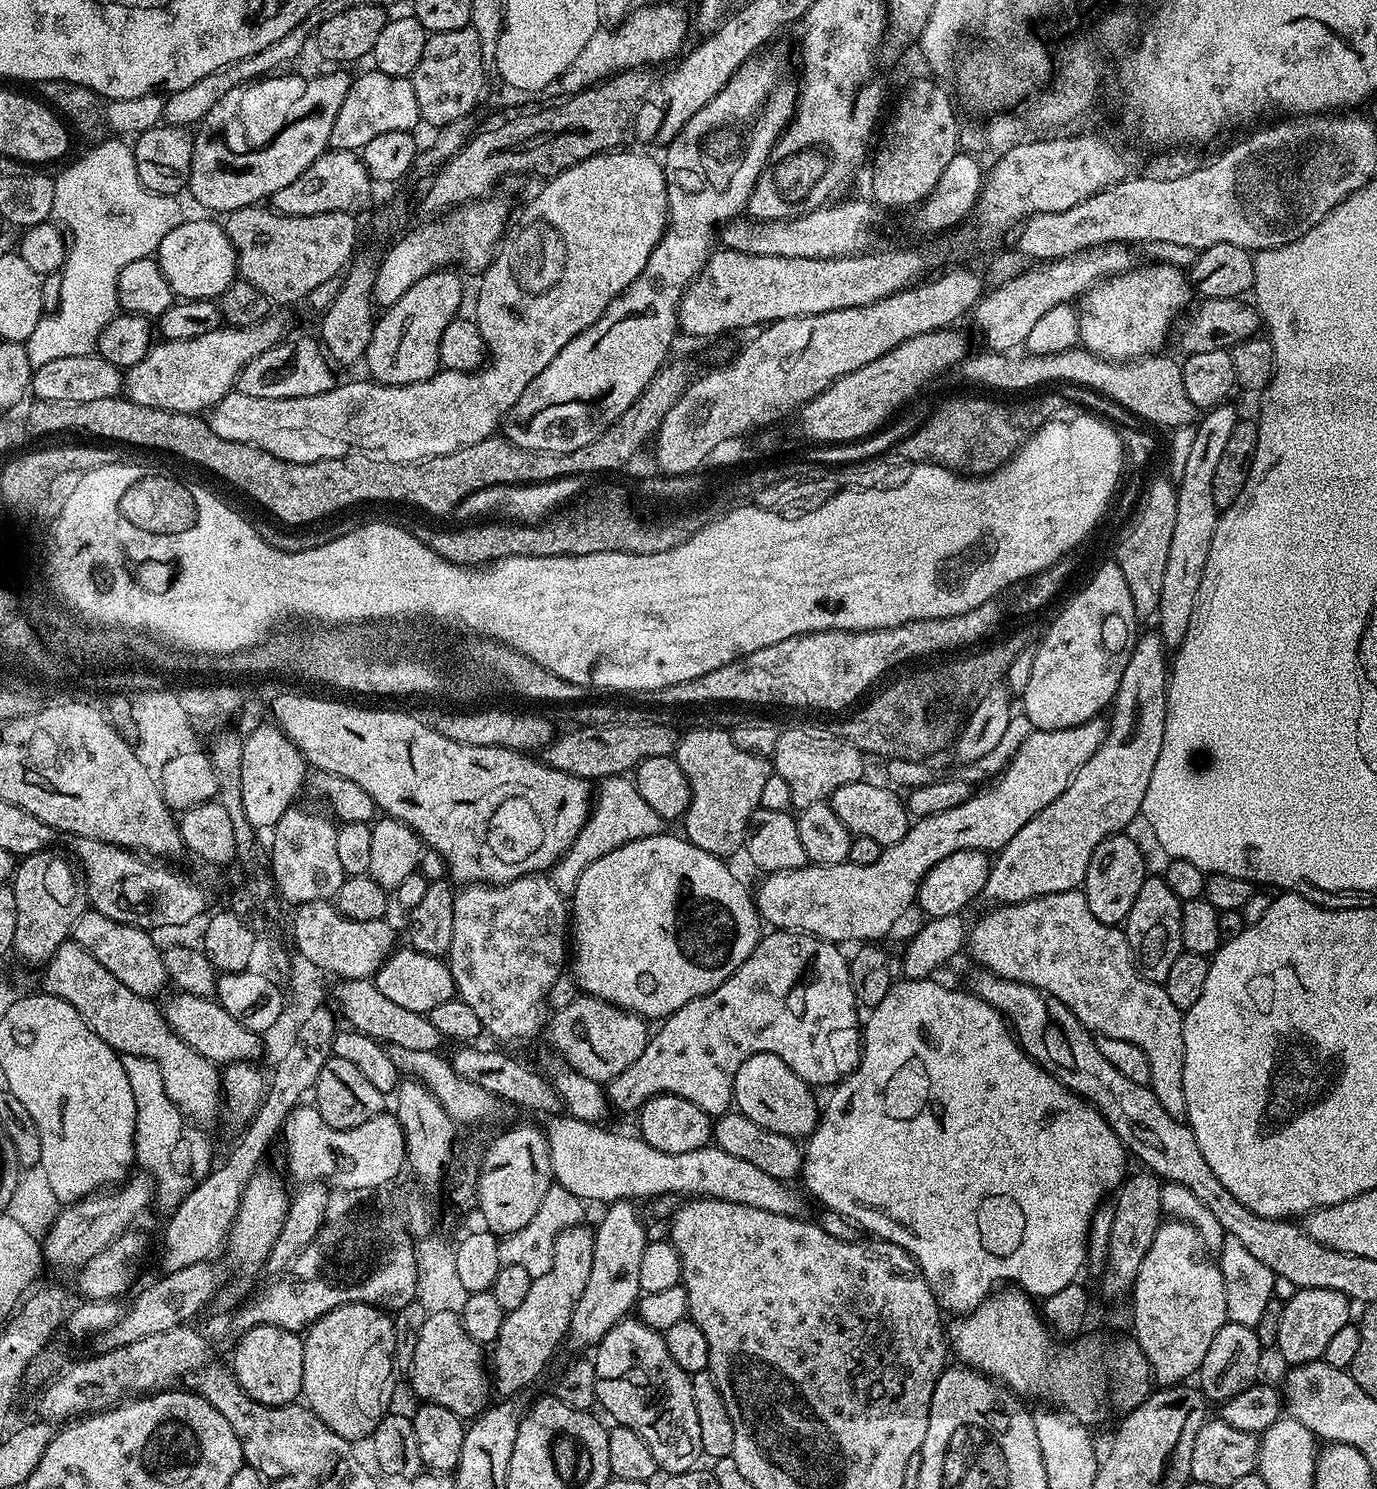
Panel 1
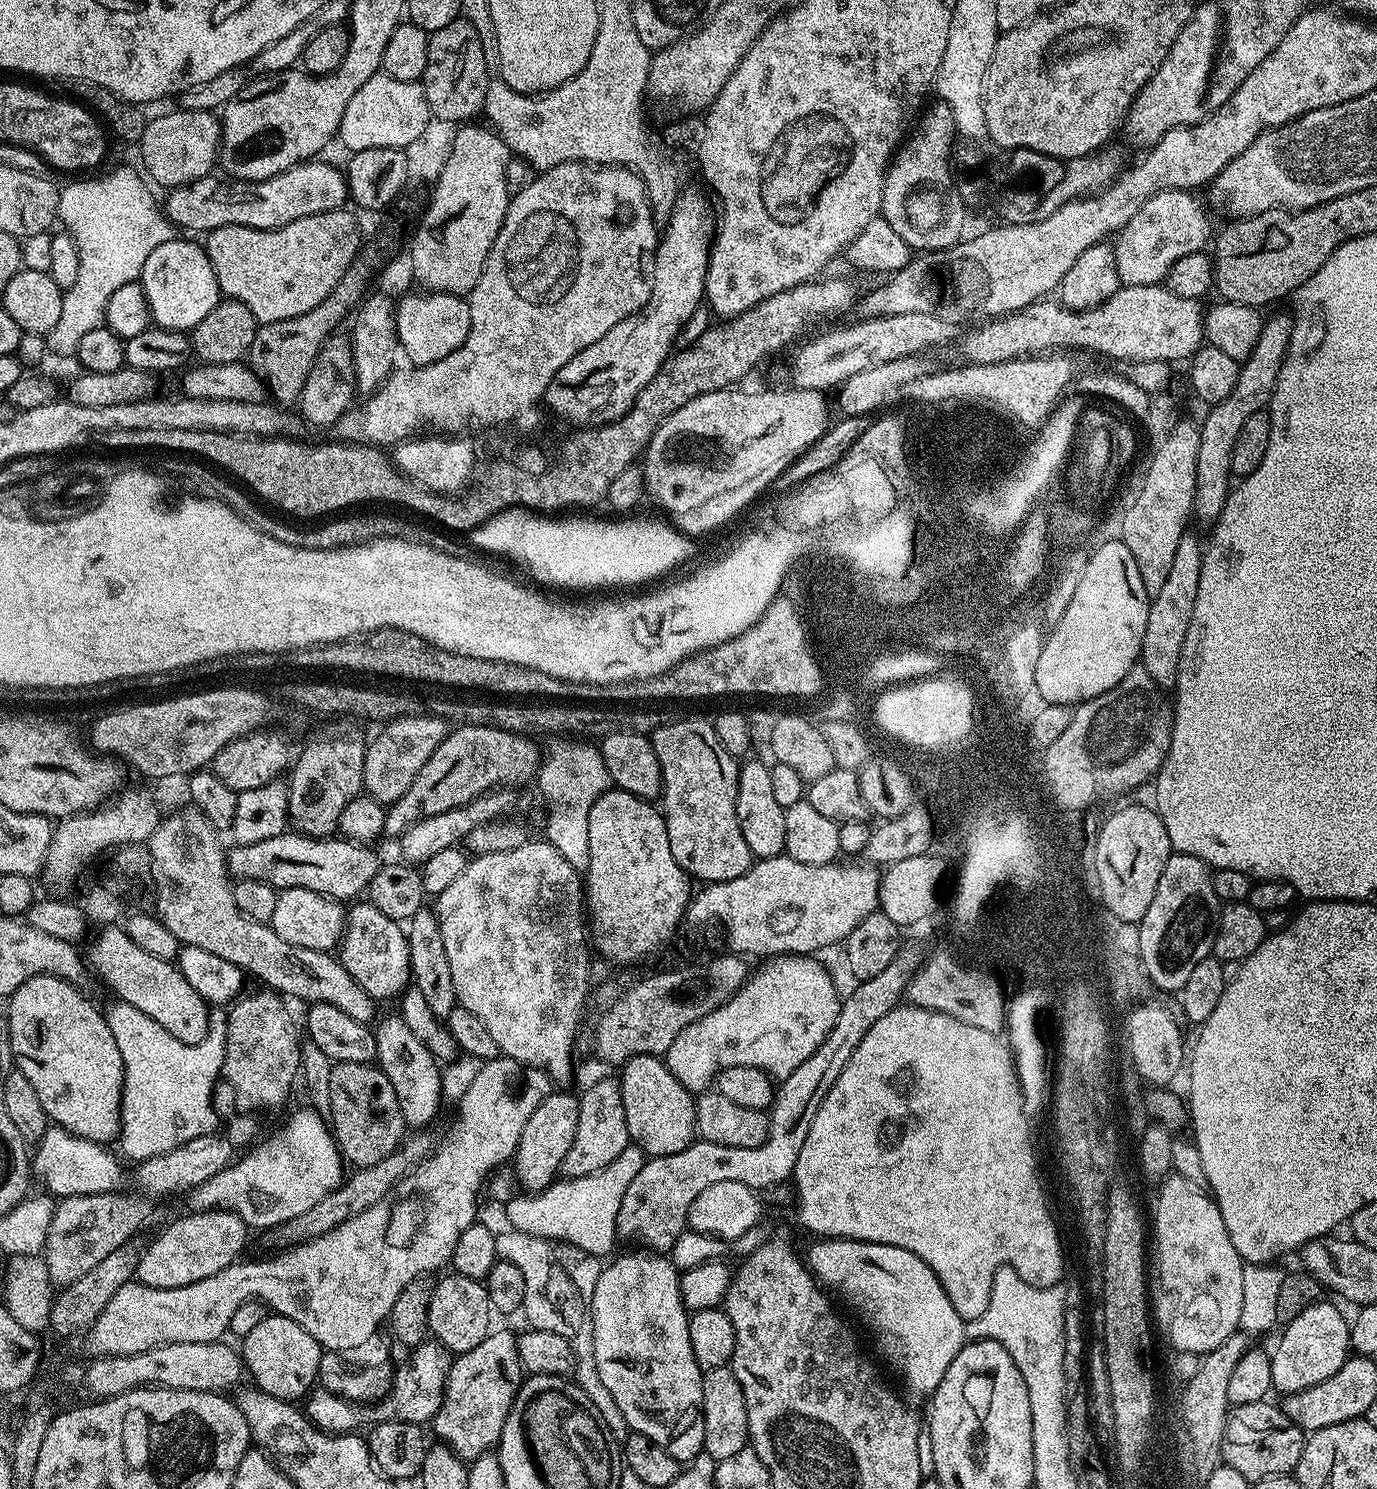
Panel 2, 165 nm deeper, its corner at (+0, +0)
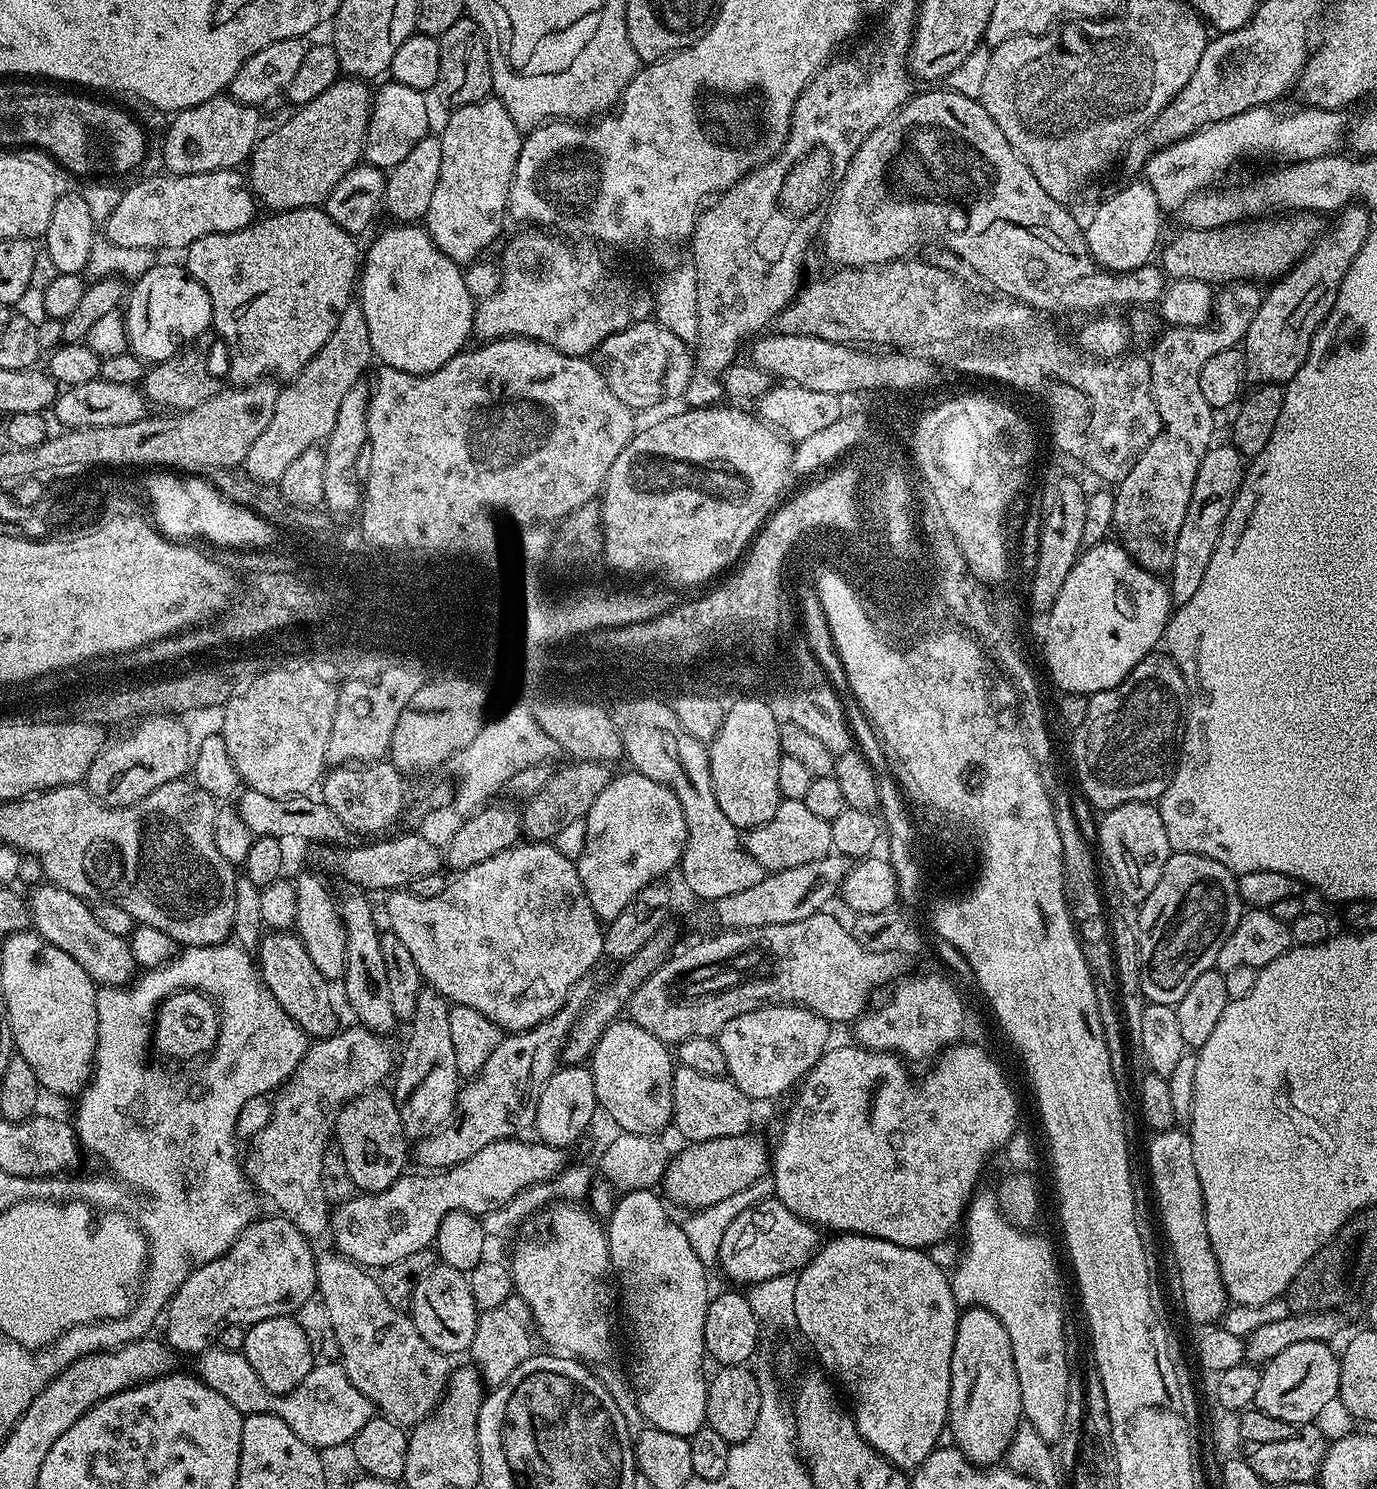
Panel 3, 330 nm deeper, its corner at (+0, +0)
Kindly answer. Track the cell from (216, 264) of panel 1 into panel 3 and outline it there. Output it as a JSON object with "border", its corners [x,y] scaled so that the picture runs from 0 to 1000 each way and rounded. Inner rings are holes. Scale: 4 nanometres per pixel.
{"border":[[[111,177],[106,184],[103,184],[95,192],[94,198],[92,199],[90,215],[92,216],[93,232],[94,236],[105,243],[115,243],[123,242],[137,230],[149,225],[154,217],[154,206],[153,200],[147,192],[137,185],[136,179],[128,177]]]}

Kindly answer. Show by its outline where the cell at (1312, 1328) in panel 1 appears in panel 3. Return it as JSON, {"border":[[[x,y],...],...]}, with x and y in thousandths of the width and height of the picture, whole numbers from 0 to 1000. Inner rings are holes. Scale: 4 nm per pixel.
{"border":[[[961,900],[940,901],[940,904],[934,904],[934,907],[931,907],[931,909],[928,909],[928,912],[917,917],[911,945],[922,952],[928,952],[935,956],[943,958],[958,954],[959,953],[958,951],[964,947],[967,940],[971,940],[973,934],[973,915],[971,909],[967,909],[964,905],[967,905]]]}

